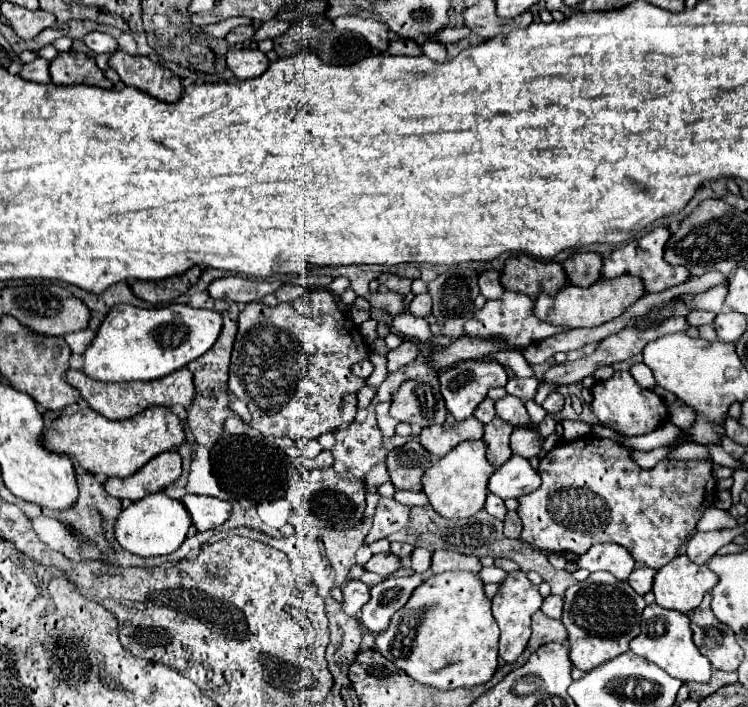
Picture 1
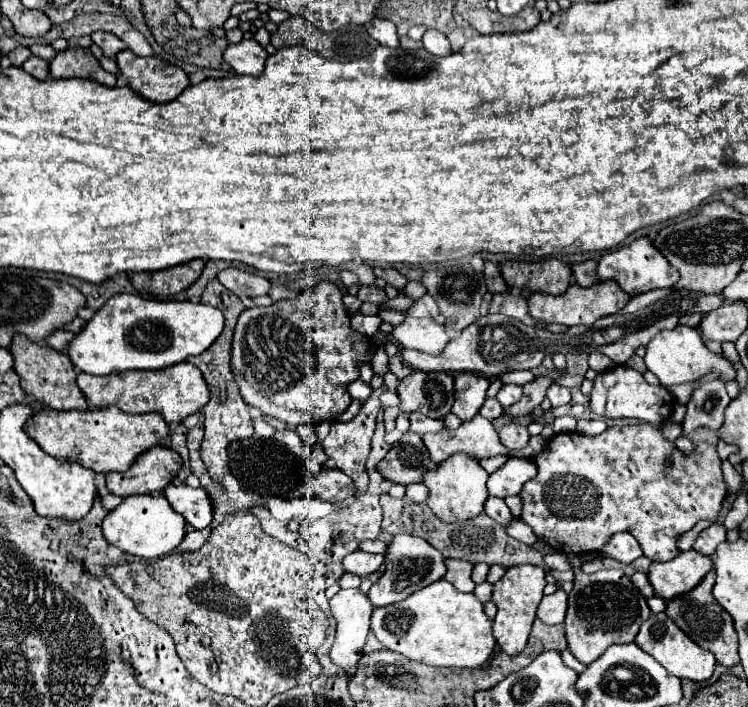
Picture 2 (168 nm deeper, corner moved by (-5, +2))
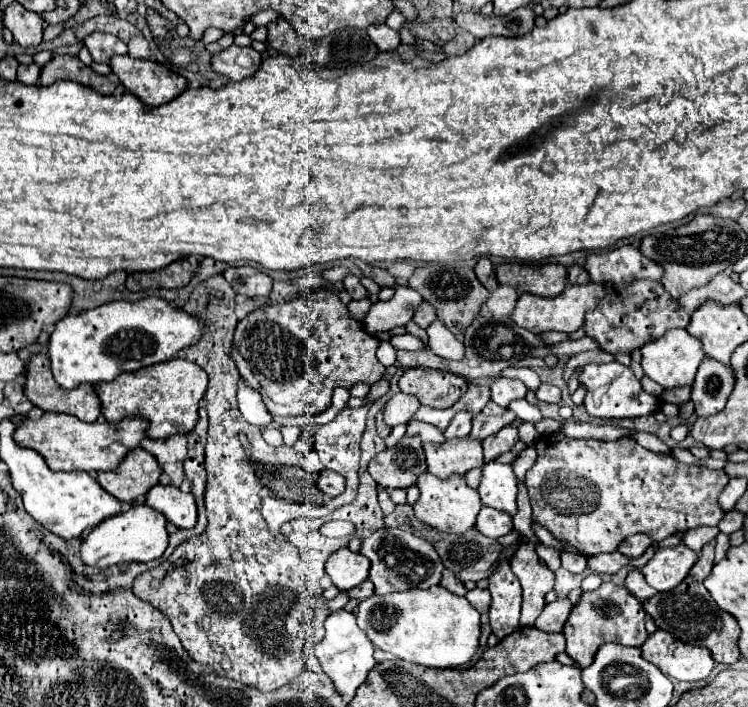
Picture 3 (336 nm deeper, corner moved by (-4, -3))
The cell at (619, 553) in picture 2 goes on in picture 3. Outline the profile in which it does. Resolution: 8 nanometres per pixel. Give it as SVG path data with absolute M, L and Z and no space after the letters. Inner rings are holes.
M643 533L633 535L633 537L625 539L625 541L619 545L619 553L629 555L629 557L639 557L639 555L651 545L651 541L653 541L653 539L651 539L649 535L643 535Z

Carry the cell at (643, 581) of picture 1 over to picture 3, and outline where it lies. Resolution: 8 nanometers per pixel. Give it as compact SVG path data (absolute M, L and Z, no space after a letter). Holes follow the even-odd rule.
M635 569L635 571L629 571L629 575L625 577L625 587L627 587L629 593L631 593L633 597L637 597L639 601L645 601L645 599L649 599L651 595L657 593L651 585L645 583L643 573L637 571L637 569Z

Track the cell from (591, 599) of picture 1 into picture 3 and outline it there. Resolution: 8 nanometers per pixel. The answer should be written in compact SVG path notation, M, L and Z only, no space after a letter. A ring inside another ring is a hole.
M603 583L597 591L583 593L579 605L573 607L569 621L563 629L567 641L567 655L579 665L591 665L595 651L603 643L623 643L631 647L641 647L647 639L645 633L645 611L641 603L623 587L615 583Z

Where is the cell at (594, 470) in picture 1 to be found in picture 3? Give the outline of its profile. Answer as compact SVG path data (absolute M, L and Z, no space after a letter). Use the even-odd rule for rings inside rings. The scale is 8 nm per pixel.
M549 433L541 435L535 441L535 449L539 457L535 465L525 473L533 519L547 527L557 539L571 543L587 555L615 553L621 541L635 533L649 533L653 541L661 541L691 527L717 525L725 515L717 503L719 493L729 481L723 469L713 471L699 465L679 463L673 455L653 453L629 437L617 441L597 441L569 439L561 433Z

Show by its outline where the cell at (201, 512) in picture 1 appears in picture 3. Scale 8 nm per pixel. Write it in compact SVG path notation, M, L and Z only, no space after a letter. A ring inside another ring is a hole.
M155 485L147 491L145 503L163 513L165 519L177 527L189 529L197 523L197 507L193 493L183 493L175 485Z

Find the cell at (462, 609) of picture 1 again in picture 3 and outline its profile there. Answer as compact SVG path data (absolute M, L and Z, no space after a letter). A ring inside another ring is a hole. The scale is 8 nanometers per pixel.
M441 585L429 589L405 589L387 595L371 595L355 609L357 625L367 633L371 643L393 657L419 663L425 667L449 669L465 665L479 647L481 615L465 597L453 595Z

